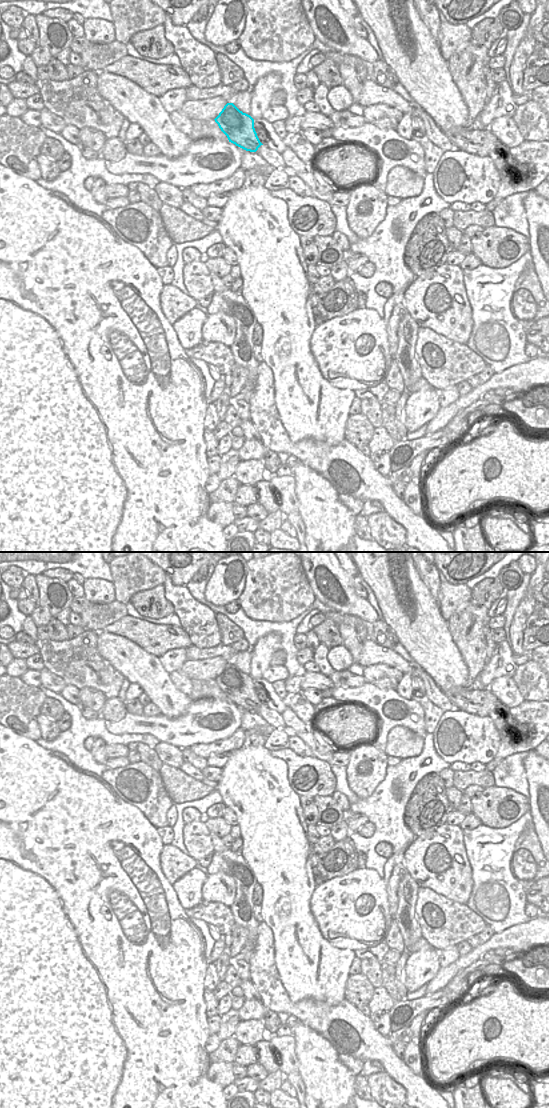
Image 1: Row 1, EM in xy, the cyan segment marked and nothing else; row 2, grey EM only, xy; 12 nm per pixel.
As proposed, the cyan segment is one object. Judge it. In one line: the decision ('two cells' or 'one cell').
two cells

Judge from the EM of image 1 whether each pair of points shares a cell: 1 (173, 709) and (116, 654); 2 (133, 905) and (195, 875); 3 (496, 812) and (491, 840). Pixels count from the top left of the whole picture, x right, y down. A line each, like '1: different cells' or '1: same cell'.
1: same cell
2: different cells
3: different cells

